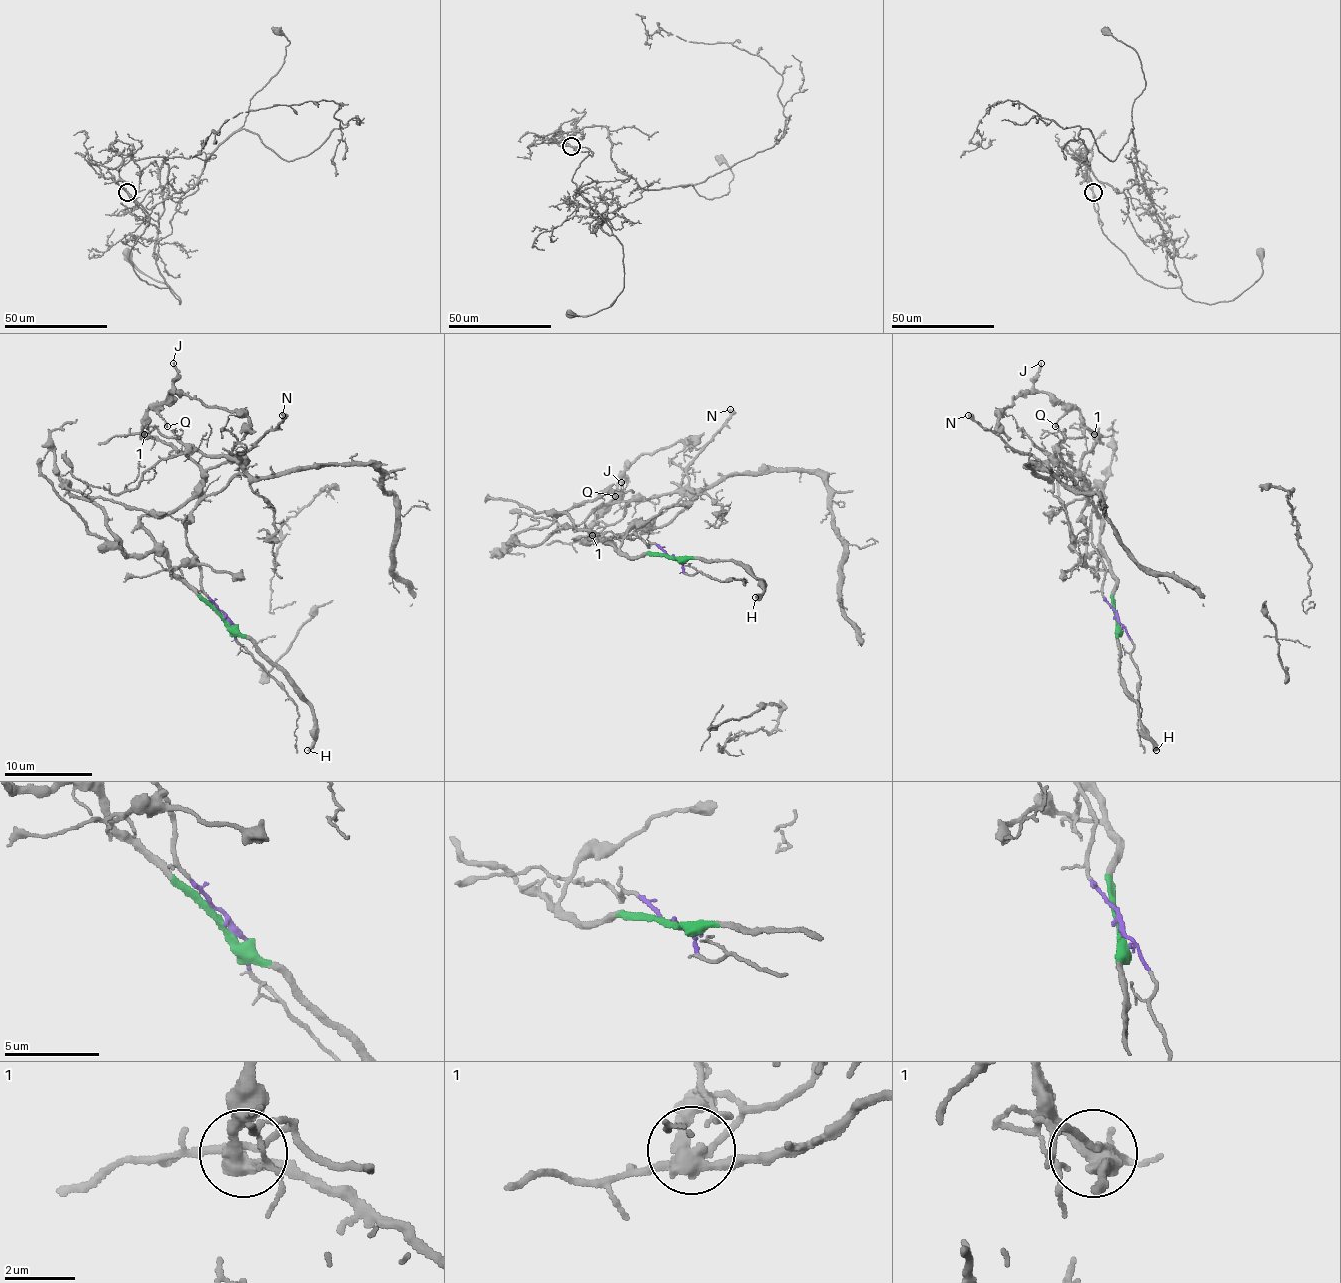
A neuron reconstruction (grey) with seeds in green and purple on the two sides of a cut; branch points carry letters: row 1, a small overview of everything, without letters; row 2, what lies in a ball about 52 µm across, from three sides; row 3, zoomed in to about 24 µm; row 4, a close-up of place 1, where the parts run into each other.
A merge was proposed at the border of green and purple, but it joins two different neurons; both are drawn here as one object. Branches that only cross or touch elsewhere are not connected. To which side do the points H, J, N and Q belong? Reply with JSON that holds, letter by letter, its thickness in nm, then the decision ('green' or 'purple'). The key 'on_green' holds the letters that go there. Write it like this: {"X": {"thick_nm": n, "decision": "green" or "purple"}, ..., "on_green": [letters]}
{"H": {"thick_nm": 360, "decision": "green"}, "J": {"thick_nm": 170, "decision": "green"}, "N": {"thick_nm": 400, "decision": "purple"}, "Q": {"thick_nm": 160, "decision": "green"}, "on_green": ["H", "J", "Q"]}

